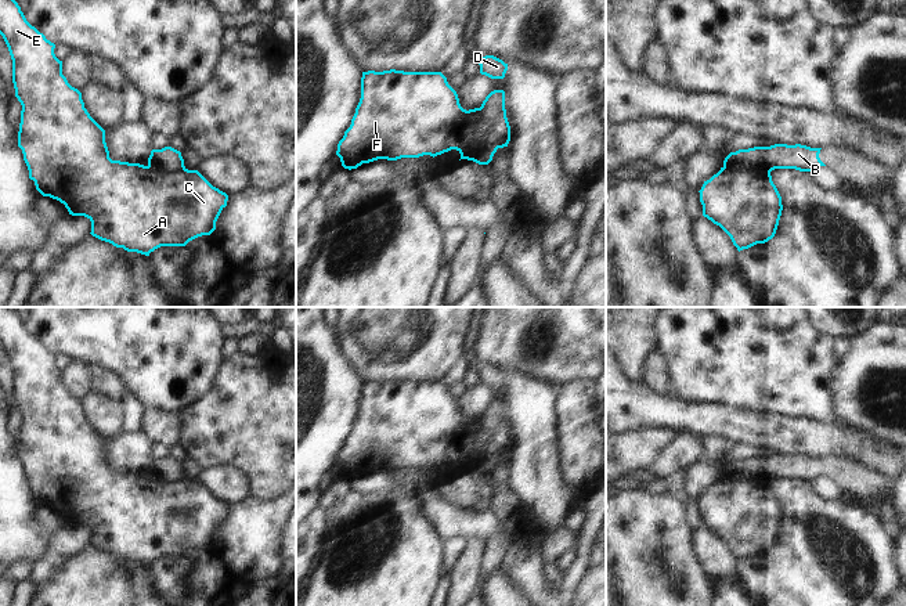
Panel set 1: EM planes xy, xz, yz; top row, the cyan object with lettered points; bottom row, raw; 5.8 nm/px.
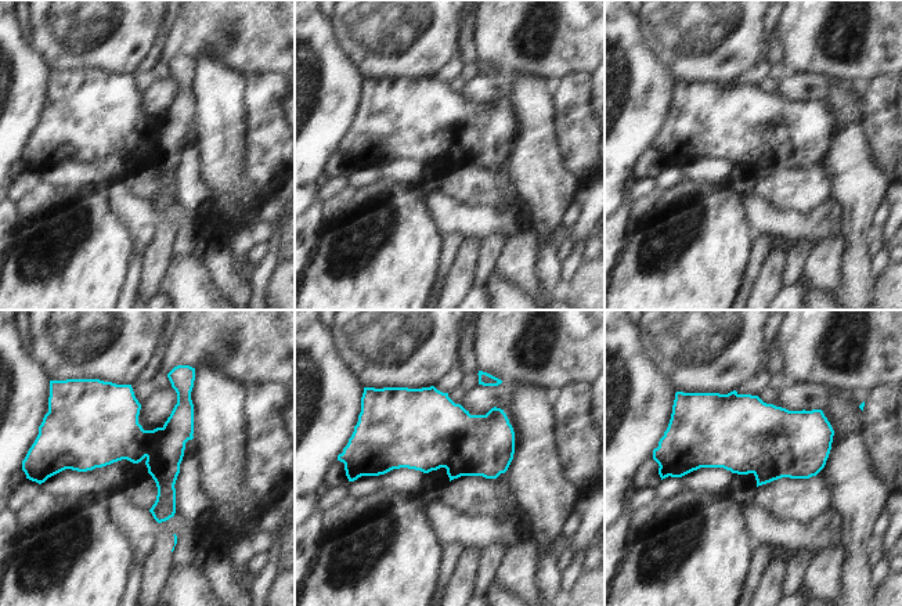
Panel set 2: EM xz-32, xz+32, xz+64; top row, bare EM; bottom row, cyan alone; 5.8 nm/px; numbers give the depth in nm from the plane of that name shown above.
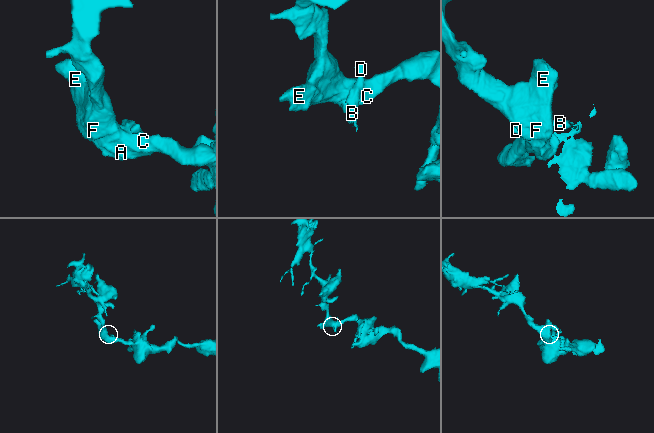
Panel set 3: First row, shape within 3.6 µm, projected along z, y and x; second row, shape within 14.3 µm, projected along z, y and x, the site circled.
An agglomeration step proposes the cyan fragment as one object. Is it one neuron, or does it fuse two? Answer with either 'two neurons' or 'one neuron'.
two neurons

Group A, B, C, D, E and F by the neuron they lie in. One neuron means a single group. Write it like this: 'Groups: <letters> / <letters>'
Groups: A C E F / B D

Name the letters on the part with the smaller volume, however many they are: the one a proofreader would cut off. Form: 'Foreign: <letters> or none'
Foreign: B, D

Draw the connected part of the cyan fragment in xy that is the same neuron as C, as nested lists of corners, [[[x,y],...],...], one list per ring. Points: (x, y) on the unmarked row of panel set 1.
[[[0,307],[0,345],[12,369],[15,407],[22,415],[18,457],[22,459],[29,488],[43,506],[59,511],[72,526],[87,527],[91,531],[93,547],[145,566],[160,556],[185,556],[189,551],[210,545],[216,540],[216,531],[227,516],[228,505],[213,497],[198,480],[184,477],[169,484],[159,477],[109,468],[105,440],[84,418],[82,403],[62,385],[62,371],[54,364],[55,354],[26,331],[12,307]]]

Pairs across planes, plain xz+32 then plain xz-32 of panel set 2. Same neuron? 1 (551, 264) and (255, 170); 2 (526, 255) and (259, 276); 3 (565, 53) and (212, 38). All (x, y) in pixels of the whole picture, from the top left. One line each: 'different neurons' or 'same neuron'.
1: different neurons
2: different neurons
3: same neuron

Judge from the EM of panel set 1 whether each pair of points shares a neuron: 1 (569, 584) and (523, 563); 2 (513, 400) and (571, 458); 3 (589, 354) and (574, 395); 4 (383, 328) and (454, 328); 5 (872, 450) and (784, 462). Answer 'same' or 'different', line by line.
1: different
2: different
3: different
4: same
5: different

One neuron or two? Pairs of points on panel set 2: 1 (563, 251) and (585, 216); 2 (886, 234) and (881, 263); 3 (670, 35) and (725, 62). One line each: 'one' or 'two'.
1: two
2: one
3: one

